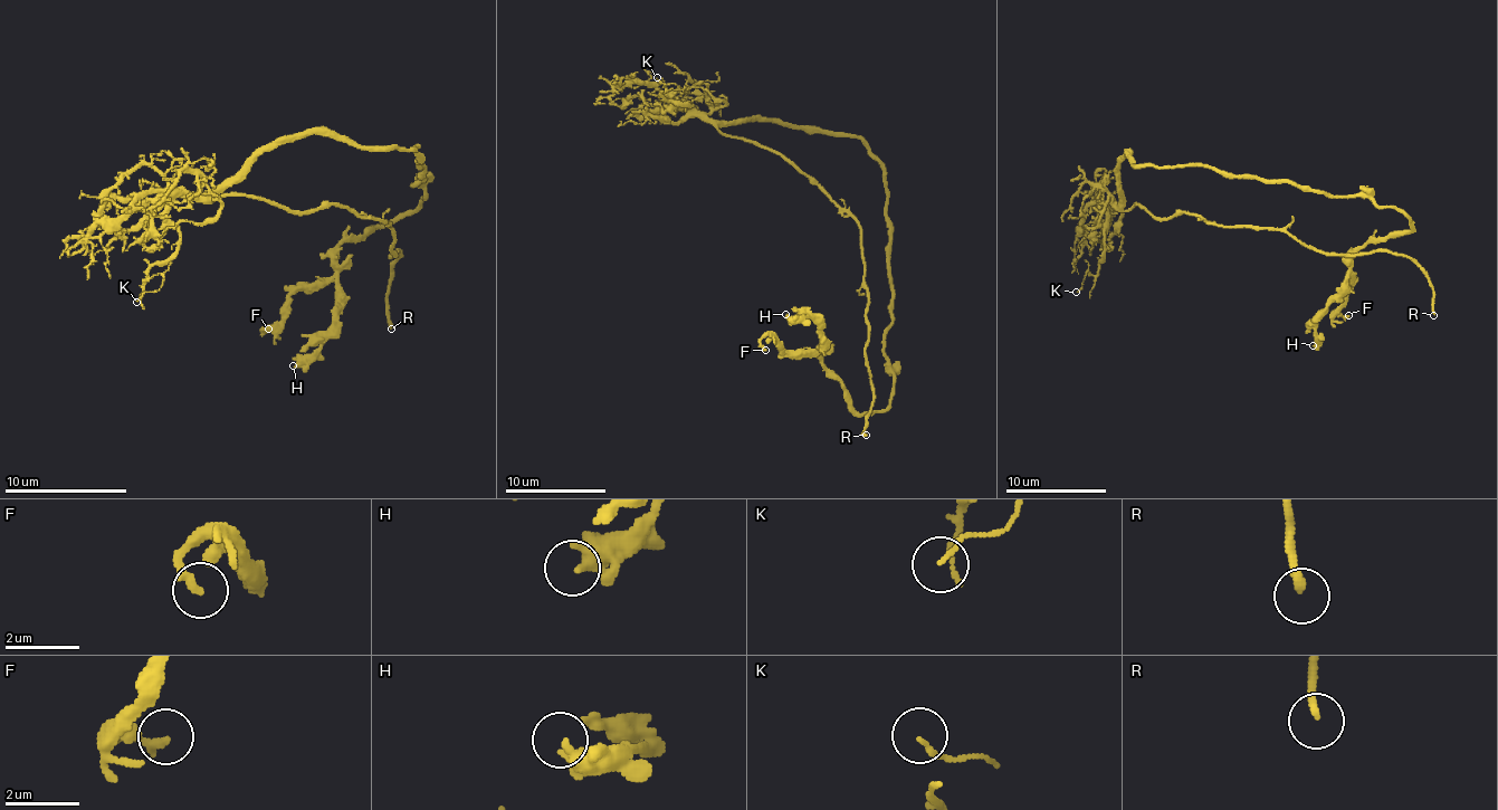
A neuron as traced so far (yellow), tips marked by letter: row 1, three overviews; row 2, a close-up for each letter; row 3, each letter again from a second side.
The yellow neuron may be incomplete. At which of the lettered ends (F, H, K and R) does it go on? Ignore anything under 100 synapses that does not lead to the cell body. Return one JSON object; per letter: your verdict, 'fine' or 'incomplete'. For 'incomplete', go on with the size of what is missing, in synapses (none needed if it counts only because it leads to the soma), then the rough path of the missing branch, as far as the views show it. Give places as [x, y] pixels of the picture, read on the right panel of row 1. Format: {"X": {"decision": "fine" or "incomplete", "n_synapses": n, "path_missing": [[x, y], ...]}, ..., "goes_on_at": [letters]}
{"F": {"decision": "fine"}, "H": {"decision": "fine"}, "K": {"decision": "fine"}, "R": {"decision": "incomplete", "path_missing": [[1433, 315], [1441, 332], [1425, 350], [1425, 358], [1439, 368], [1459, 348], [1473, 345]]}, "goes_on_at": ["R"]}

